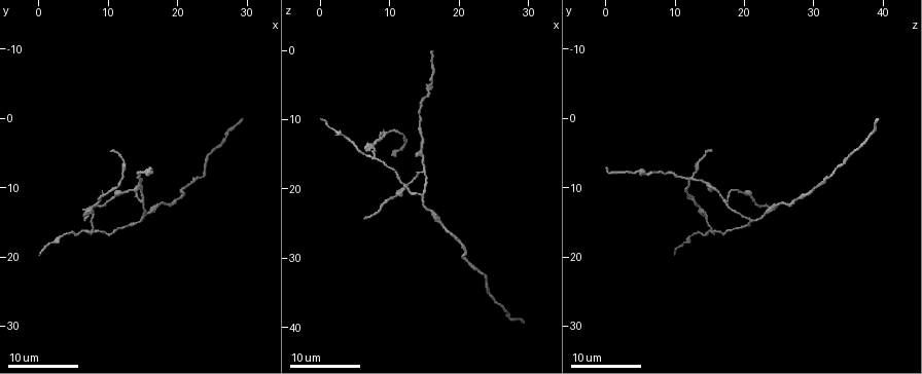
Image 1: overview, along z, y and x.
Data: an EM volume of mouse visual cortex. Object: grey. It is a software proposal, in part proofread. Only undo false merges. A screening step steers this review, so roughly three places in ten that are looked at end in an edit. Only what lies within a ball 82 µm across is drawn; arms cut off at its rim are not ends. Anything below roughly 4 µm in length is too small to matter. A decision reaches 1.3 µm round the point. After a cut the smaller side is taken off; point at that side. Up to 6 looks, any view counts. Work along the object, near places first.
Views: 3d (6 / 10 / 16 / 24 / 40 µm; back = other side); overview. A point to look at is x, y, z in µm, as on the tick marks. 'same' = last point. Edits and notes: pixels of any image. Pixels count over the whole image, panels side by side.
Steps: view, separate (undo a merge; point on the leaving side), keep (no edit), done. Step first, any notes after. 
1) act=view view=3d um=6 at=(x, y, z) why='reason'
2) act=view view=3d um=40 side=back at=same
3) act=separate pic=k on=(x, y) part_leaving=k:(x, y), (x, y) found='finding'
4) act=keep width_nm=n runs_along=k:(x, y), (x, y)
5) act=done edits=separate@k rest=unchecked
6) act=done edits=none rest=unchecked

act=view view=3d um=6 at=(8.0, 16.5, 15.5) why='three arms meet'

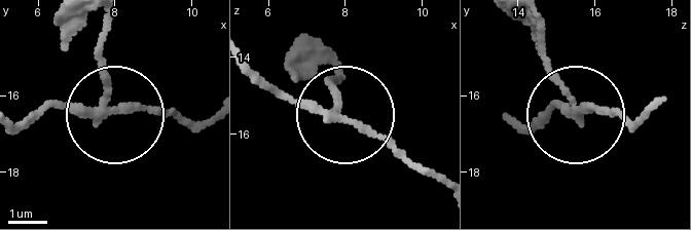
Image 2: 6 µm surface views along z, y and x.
act=view view=3d um=6 side=back at=(7.55, 16.30, 15.45)

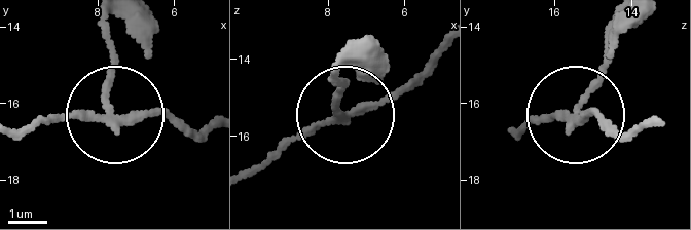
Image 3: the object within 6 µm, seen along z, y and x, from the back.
act=separate pic=3 on=(112, 71) part_leaving=3:(114, 114), (105, 20) found='a second cell is stuck on'

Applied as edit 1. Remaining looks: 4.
act=view view=3d um=6 at=(15.0, 12.0, 17.0) why='three arms meet'

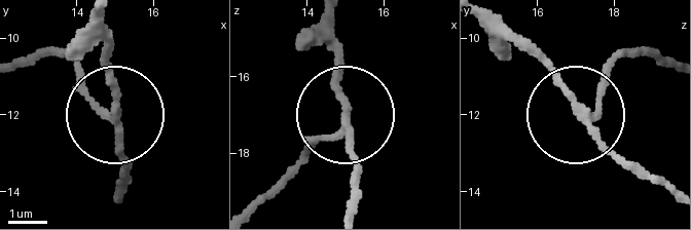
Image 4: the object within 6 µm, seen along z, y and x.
act=view view=3d um=6 side=back at=(14.80, 11.95, 17.45) why='from behind'

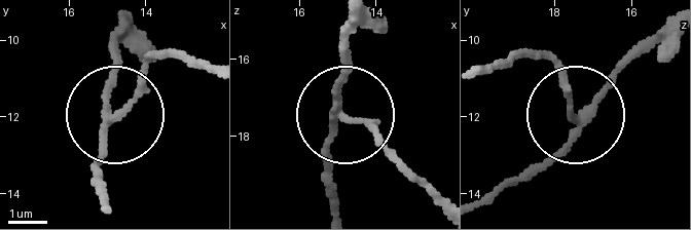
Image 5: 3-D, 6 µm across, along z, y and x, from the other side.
act=separate pic=5 on=(145, 66) arms=3 part_leaving=5:(349, 118), (437, 187) found='two cells meet here'

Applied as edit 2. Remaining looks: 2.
act=view view=overview

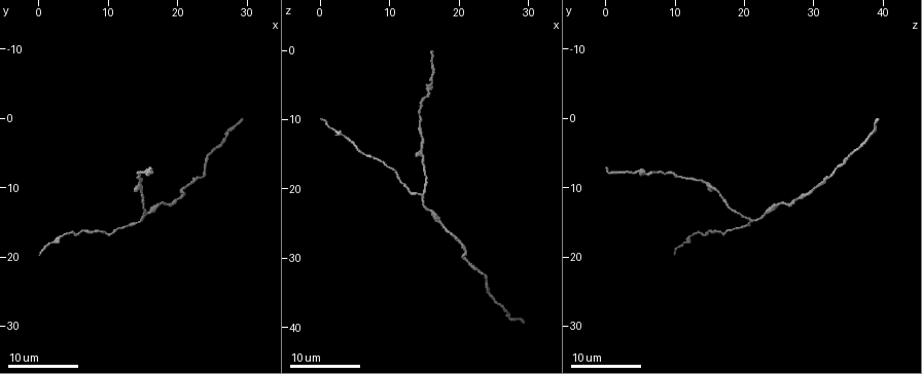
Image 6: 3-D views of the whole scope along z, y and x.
act=view view=3d um=10 at=(14.5, 15.0, 21.0)

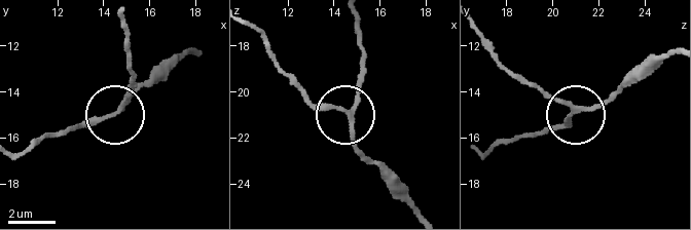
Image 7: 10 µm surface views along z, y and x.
act=keep width_nm=180 runs_along=7:(356, 139), (344, 113), (315, 104), (299, 89) found='all the same cell'

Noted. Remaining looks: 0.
act=done edits=separate@3,separate@5 rest=unchecked

